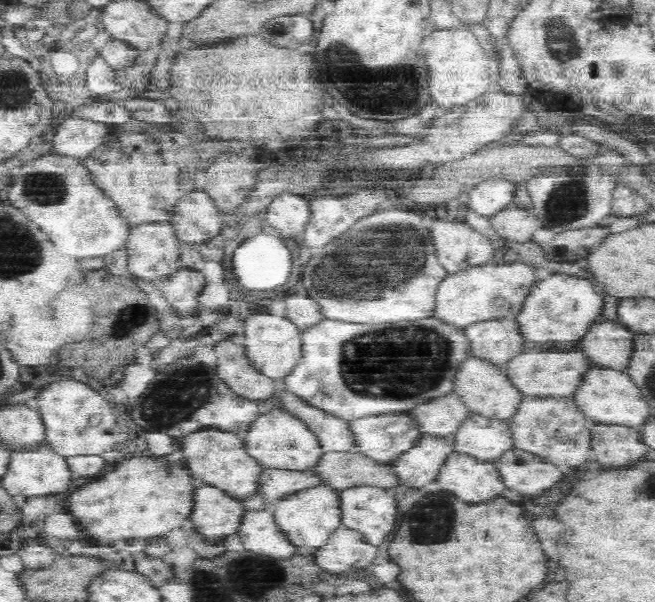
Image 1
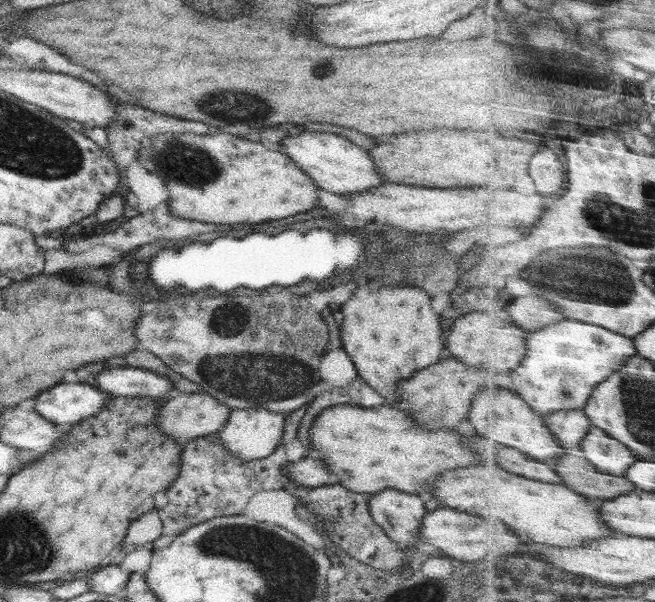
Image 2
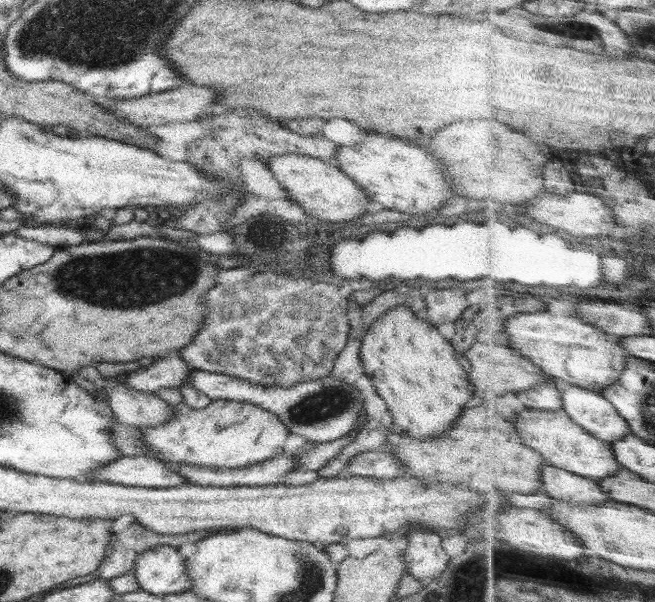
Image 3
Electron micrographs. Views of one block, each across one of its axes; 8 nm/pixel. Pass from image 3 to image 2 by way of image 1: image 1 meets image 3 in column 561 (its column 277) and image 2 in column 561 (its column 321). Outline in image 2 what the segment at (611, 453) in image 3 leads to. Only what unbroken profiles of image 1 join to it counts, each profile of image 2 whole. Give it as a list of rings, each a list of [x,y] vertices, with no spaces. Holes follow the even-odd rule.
[[[484,388],[476,392],[469,409],[465,427],[490,442],[502,442],[512,448],[522,450],[534,459],[552,461],[572,454],[566,449],[554,431],[548,427],[545,415],[536,412],[536,409],[515,391],[506,388]]]

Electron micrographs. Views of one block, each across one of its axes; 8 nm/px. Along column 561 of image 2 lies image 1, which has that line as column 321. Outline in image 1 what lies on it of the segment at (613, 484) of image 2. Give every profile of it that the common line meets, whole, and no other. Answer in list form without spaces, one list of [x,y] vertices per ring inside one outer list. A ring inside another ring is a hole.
[[[356,450],[325,451],[313,469],[325,478],[326,484],[340,490],[358,485],[401,488],[401,478],[396,473],[394,461],[379,462]]]

